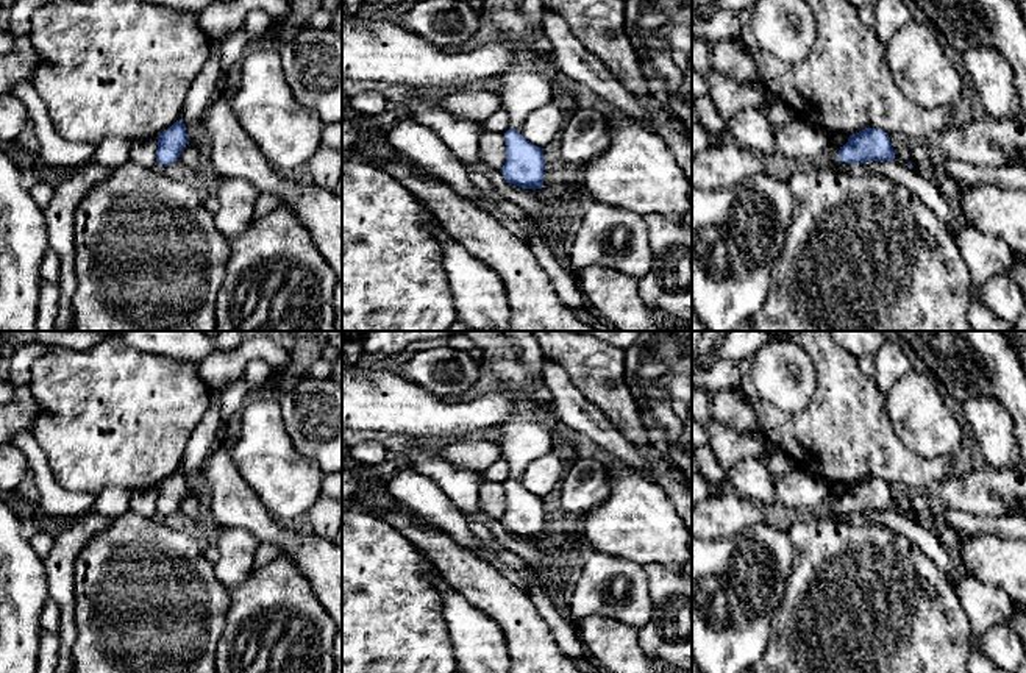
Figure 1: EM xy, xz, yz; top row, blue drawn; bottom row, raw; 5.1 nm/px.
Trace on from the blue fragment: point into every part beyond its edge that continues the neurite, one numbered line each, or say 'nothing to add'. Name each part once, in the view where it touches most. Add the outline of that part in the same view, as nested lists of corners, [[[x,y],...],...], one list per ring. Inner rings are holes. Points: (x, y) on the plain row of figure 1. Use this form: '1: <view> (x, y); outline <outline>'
1: xz (530, 433); outline [[[531,404],[518,408],[509,420],[493,429],[492,436],[500,442],[509,476],[518,479],[529,462],[554,450],[558,431],[548,411]]]

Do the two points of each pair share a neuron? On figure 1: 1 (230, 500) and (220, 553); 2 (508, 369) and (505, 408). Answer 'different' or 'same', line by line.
1: different
2: different

